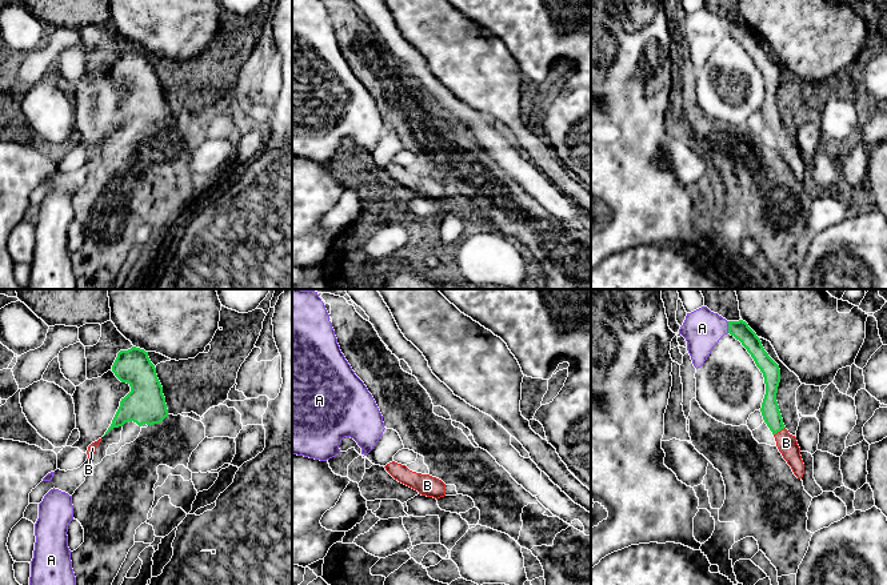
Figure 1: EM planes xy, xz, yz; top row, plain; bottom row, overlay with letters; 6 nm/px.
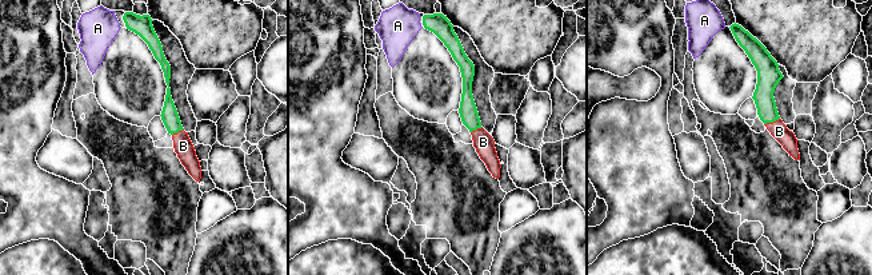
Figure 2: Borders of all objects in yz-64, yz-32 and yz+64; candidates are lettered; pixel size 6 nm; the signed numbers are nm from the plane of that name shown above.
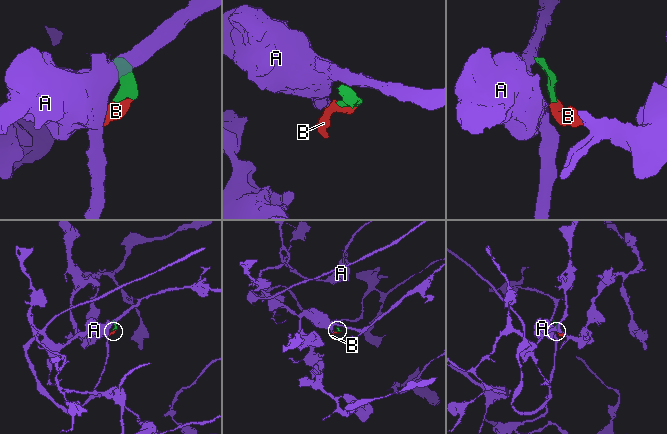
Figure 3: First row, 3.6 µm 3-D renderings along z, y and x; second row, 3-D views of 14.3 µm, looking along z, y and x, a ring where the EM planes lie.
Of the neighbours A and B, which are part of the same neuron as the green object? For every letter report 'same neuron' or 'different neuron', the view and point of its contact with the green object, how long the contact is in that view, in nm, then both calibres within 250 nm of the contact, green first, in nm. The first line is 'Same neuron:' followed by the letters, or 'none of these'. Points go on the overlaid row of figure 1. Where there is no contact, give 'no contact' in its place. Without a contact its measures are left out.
Same neuron: B
A: different neuron; meets green in yz at (728, 327); contact 70 nm long; 110 nm thick on the green side, 240 nm on the other
B: same neuron; meets green in yz at (779, 431); contact 90 nm long; 110 nm thick on the green side, 120 nm on the other

